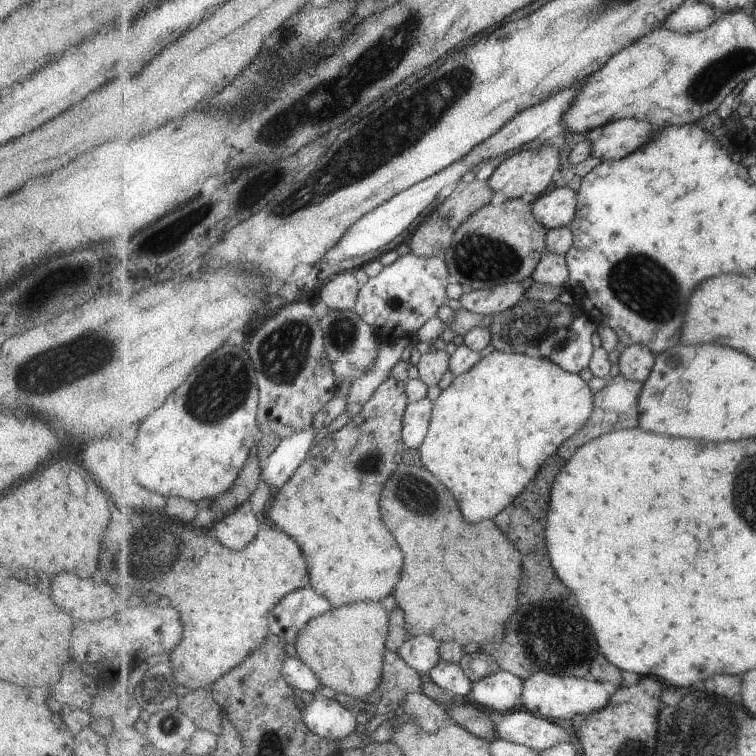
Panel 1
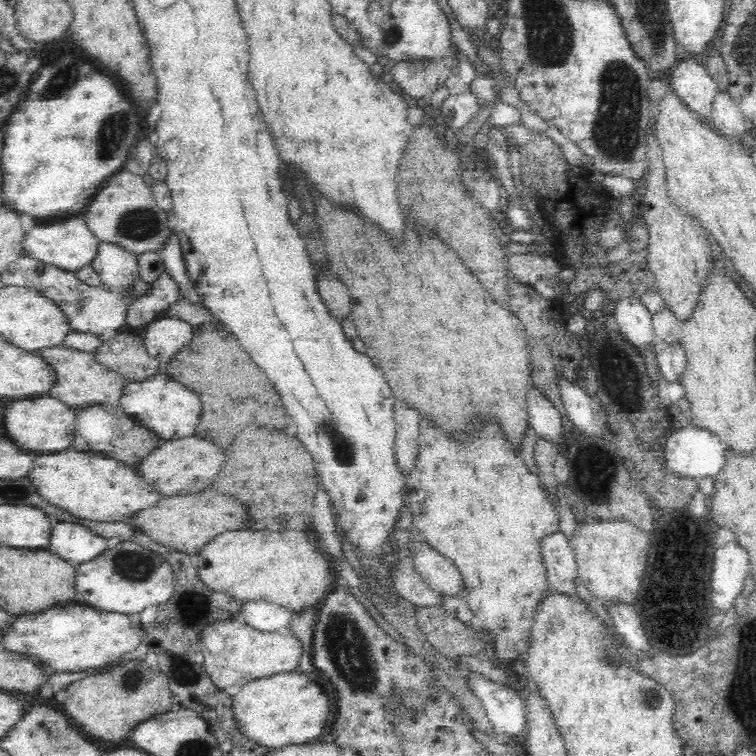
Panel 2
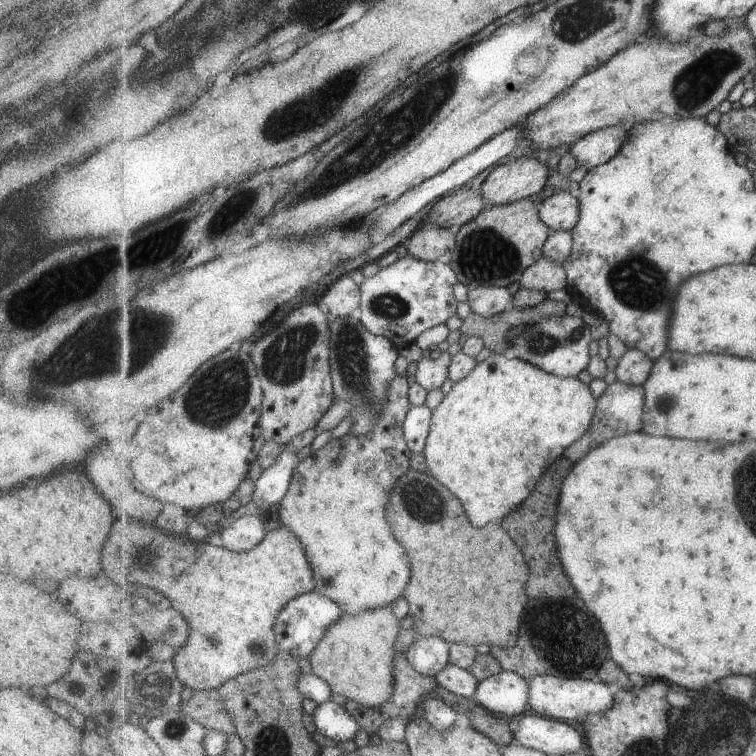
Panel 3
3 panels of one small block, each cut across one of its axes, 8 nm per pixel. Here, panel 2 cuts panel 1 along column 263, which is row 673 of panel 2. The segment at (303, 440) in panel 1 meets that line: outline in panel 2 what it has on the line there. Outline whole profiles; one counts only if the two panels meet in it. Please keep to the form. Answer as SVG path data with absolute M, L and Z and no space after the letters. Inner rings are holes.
M477 671L465 673L468 688L482 702L495 736L523 741L527 730L525 702L517 688L486 679Z

